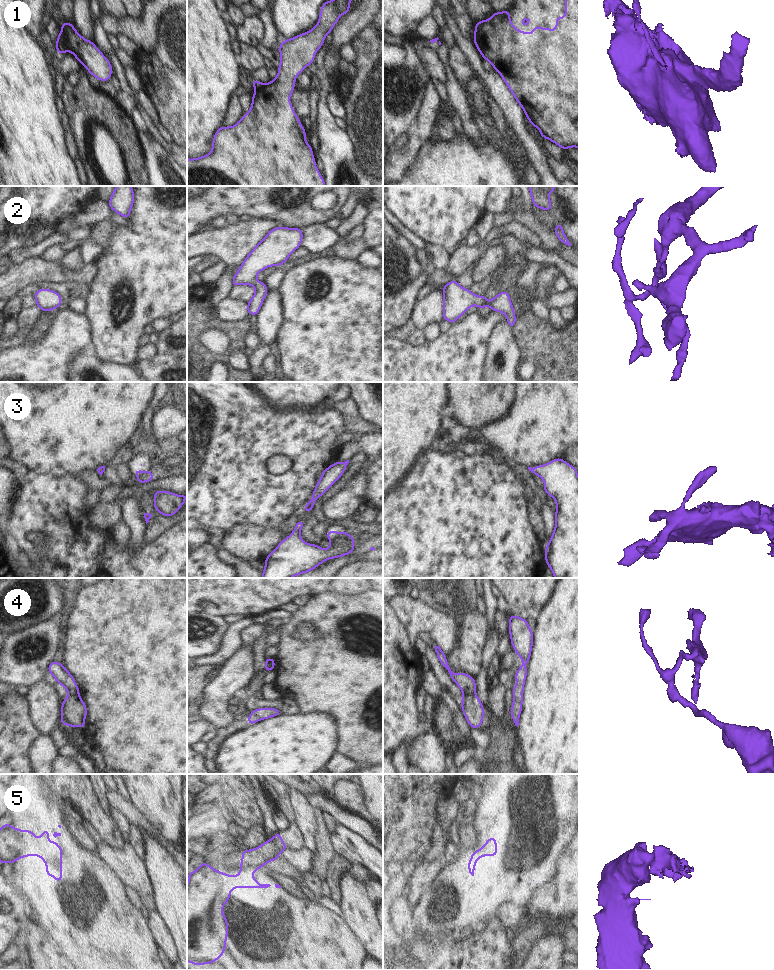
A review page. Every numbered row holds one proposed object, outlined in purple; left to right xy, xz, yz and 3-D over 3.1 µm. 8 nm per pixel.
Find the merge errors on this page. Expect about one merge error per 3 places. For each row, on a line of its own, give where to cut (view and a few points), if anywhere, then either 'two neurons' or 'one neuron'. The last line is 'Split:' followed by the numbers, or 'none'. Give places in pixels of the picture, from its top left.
1: xy (60, 33), (63, 45), (67, 50) | two neurons
2: no cut | one neuron
3: no cut | one neuron
4: yz (474, 693), (464, 697) | two neurons
5: no cut | one neuron
Split: 1, 4

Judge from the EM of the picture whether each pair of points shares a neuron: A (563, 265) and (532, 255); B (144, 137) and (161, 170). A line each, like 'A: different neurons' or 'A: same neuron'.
A: same neuron
B: same neuron

